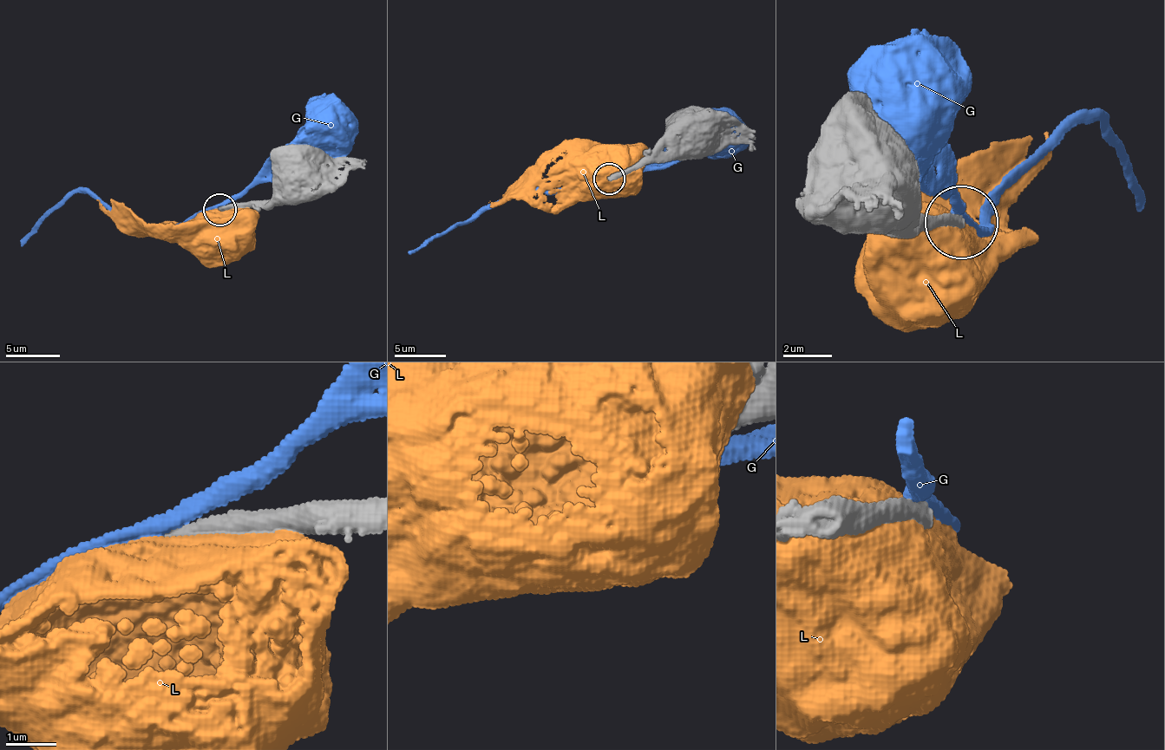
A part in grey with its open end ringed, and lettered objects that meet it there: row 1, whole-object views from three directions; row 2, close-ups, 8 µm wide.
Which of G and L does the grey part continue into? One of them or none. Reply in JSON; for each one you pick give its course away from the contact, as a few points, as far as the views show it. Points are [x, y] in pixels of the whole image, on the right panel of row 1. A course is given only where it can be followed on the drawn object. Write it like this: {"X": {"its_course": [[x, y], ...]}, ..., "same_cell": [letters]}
{"same_cell": []}

